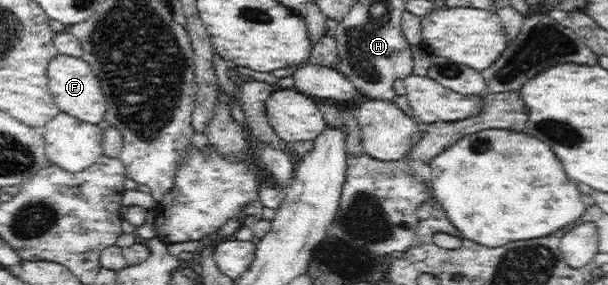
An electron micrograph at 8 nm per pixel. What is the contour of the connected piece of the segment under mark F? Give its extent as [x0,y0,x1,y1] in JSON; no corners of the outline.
[46,54,107,124]

